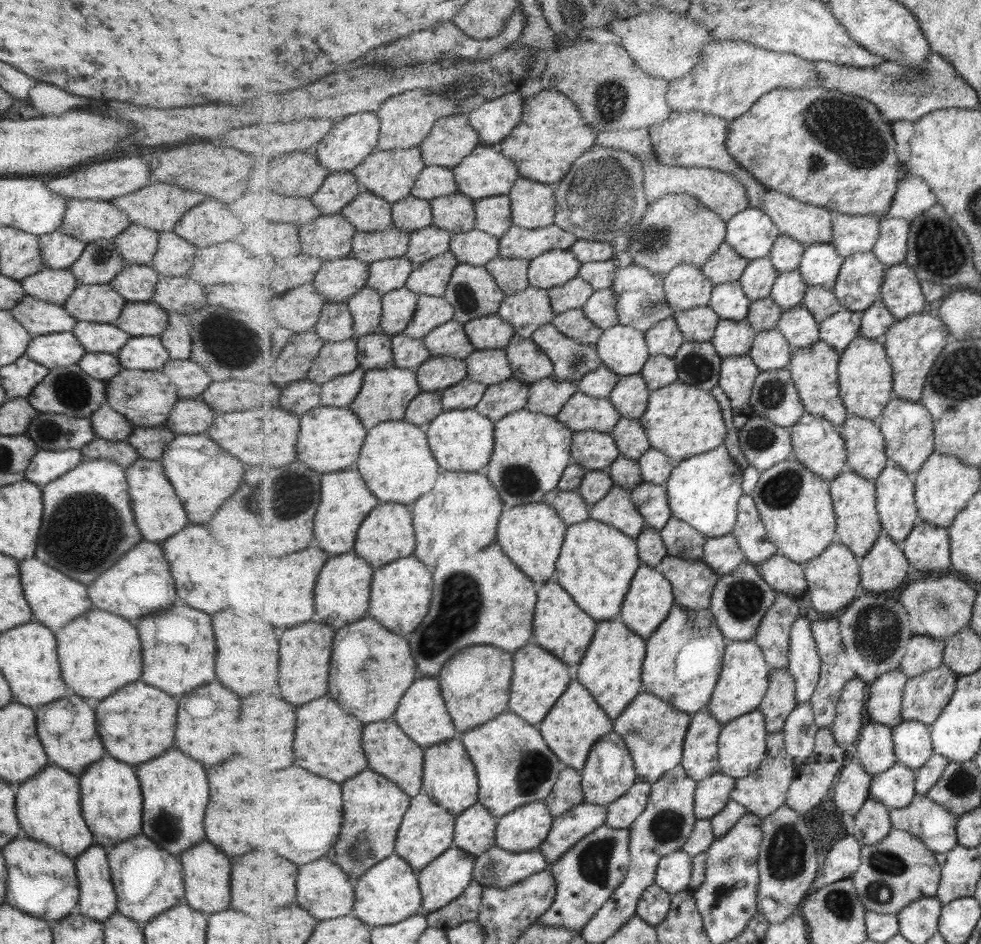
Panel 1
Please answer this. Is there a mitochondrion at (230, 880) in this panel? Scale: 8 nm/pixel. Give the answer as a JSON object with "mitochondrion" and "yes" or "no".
{"mitochondrion":"no"}

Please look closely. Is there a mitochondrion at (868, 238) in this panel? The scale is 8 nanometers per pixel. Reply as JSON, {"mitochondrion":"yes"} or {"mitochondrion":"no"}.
{"mitochondrion":"no"}

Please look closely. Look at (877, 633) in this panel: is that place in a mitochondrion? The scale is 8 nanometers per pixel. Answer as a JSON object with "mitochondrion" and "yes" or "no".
{"mitochondrion":"yes"}

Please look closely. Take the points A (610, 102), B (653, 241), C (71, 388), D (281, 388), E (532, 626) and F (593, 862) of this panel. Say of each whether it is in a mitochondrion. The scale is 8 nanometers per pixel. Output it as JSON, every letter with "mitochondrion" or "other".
{"A":"mitochondrion","B":"mitochondrion","C":"mitochondrion","D":"other","E":"other","F":"mitochondrion"}

